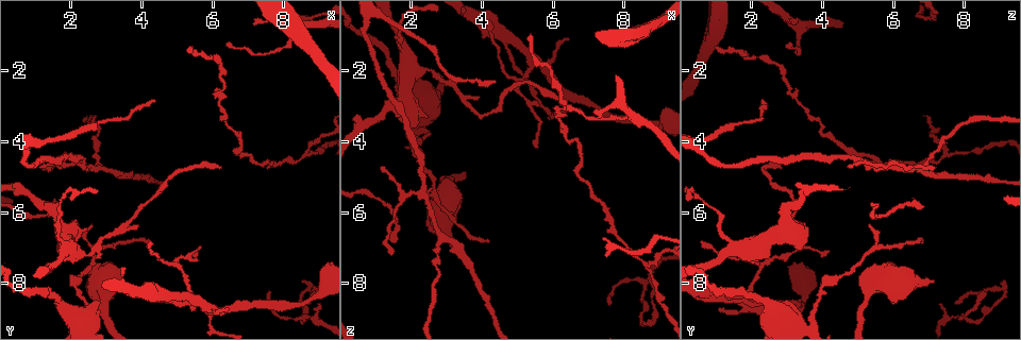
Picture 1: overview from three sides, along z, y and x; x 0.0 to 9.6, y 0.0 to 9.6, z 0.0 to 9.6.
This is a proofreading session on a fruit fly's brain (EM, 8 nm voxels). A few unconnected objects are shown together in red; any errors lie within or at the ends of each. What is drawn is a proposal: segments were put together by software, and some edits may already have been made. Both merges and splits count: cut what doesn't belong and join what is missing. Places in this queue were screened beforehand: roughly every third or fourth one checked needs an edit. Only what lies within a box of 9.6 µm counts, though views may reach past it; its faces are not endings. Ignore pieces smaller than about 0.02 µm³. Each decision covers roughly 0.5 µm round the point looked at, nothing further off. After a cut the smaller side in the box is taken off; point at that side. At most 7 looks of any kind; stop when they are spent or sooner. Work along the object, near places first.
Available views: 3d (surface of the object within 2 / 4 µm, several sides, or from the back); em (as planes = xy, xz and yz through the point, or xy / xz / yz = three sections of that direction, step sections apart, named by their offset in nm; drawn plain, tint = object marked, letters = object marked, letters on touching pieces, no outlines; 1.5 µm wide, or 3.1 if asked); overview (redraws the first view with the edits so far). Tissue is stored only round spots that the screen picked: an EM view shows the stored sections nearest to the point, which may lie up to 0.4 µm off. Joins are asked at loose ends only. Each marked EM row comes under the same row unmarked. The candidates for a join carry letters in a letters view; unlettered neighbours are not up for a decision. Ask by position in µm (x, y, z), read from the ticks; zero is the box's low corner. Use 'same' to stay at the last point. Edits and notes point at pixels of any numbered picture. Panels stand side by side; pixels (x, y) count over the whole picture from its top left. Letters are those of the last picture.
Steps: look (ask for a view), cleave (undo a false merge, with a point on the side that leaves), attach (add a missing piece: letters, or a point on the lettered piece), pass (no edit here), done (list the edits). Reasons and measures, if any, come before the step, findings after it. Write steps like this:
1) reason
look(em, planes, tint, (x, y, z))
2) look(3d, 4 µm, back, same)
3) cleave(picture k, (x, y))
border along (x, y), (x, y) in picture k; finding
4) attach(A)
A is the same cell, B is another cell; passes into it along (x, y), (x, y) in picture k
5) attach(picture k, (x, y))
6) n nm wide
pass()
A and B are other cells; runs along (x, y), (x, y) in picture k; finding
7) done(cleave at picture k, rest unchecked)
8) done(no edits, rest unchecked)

a fork
look(3d, 2 µm, (2.35, 4.70, 5.40))

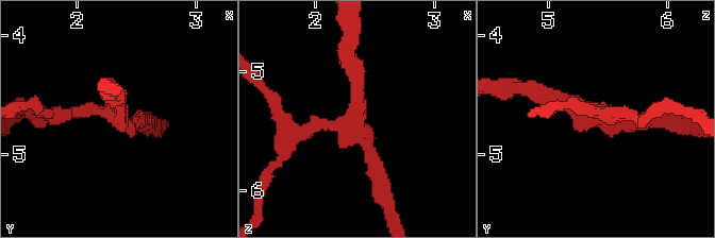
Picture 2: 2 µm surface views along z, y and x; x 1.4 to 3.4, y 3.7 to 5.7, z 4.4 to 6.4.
shape alone is not enough
look(em, planes, letters, (2.34, 4.62, 5.36))

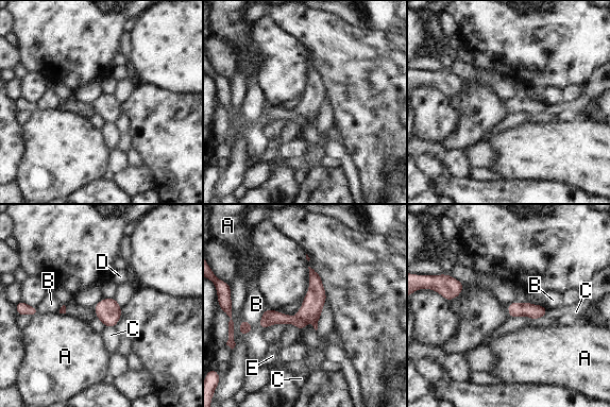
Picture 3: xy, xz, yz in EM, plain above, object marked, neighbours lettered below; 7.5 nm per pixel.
pass()
A, B, C, D and E are other cells; runs along (315, 274), (298, 319), (263, 324) in picture 3; all the same neuron

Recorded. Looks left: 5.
narrows sharply
look(em, yz, step 4, tint, (2.30, 9.10, 3.55))

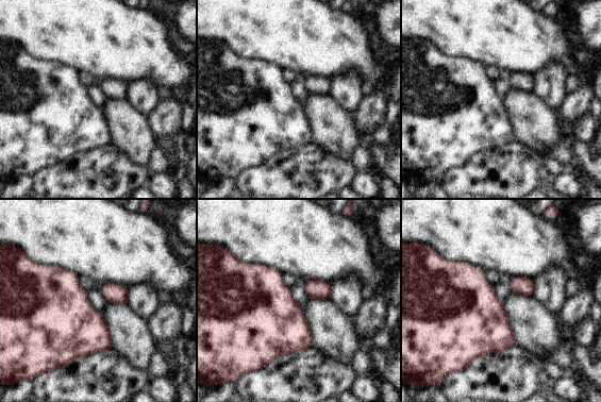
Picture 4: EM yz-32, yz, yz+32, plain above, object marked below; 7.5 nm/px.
another direction
look(em, planes, letters, same)

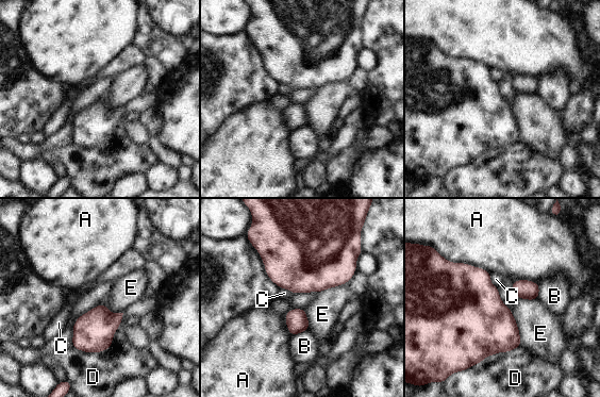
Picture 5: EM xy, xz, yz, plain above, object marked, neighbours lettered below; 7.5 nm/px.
pass()
A, B, C, D and E are other cells; border along (509, 308), (514, 316), (521, 345) in picture 5; one neuron here

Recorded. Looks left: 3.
an open end
look(3d, 4 µm, (7.25, 0.75, 3.10))

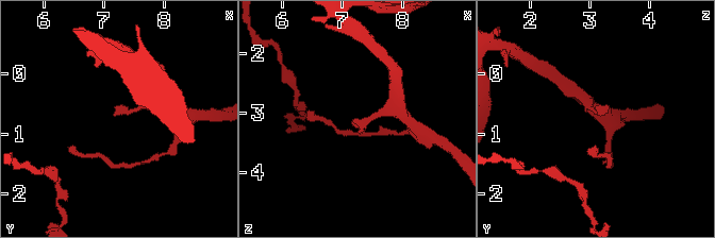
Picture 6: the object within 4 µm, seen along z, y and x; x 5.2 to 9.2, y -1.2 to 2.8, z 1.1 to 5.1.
now the EM
look(em, planes, letters, (7.20, 0.75, 3.15))

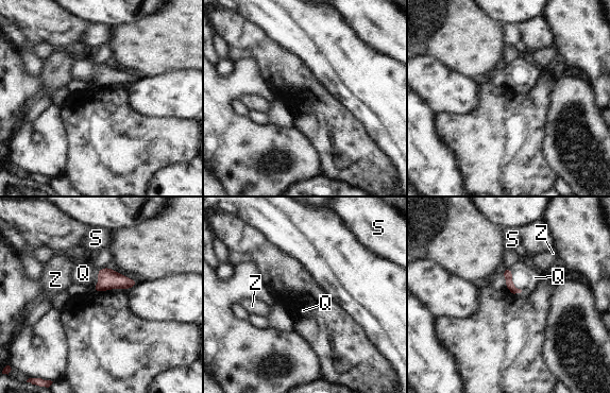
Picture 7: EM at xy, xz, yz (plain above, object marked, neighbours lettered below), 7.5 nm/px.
attach(Q)
Q is the same cell, S and Z are other cells; passes into it along (507, 273), (518, 292), (535, 277) in picture 7; the neuron continues

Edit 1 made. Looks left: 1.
done(attach at picture 7, rest unchecked)

